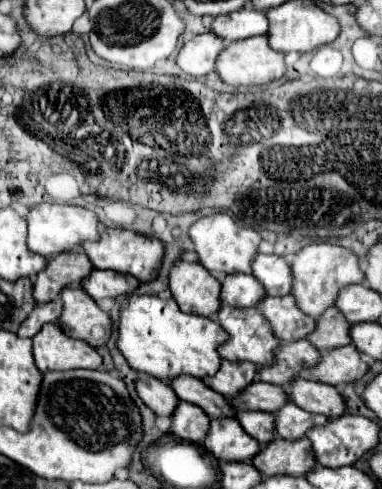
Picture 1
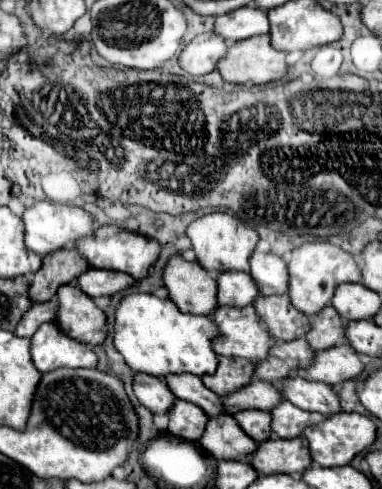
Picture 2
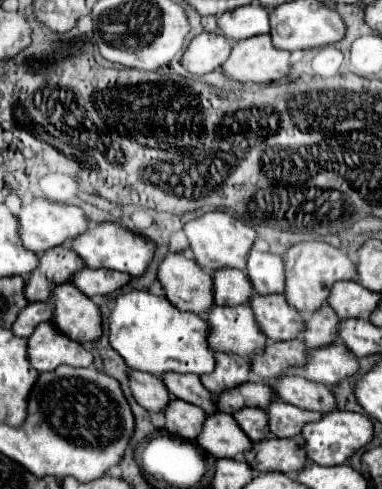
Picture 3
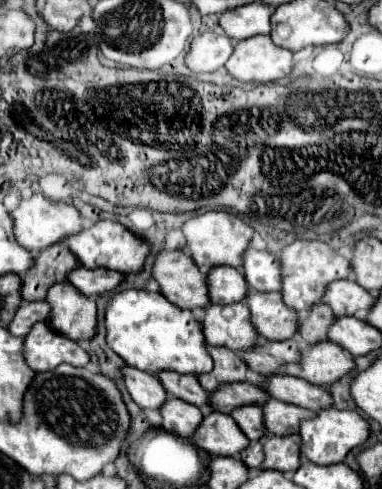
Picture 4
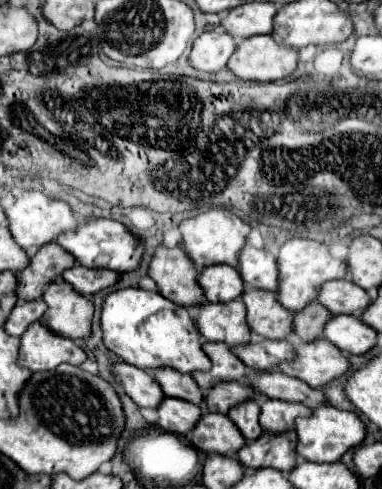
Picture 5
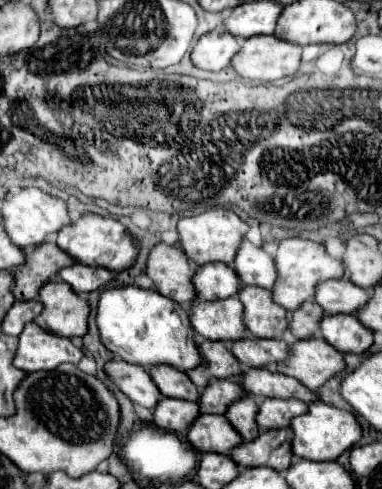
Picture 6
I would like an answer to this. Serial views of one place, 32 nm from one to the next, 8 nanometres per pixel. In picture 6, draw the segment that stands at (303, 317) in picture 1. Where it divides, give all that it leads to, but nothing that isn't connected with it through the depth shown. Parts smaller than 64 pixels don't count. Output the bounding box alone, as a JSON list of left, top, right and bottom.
[238,286,288,338]

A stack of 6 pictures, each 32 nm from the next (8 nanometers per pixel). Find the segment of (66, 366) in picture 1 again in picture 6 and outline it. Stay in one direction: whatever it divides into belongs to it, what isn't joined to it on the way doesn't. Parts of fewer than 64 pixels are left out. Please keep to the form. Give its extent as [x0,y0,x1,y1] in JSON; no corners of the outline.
[14,322,84,372]

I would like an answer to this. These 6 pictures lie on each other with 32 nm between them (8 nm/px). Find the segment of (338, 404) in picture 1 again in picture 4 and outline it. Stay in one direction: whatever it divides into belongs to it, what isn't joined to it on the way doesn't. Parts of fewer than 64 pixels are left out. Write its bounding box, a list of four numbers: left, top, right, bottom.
[262,374,332,412]

